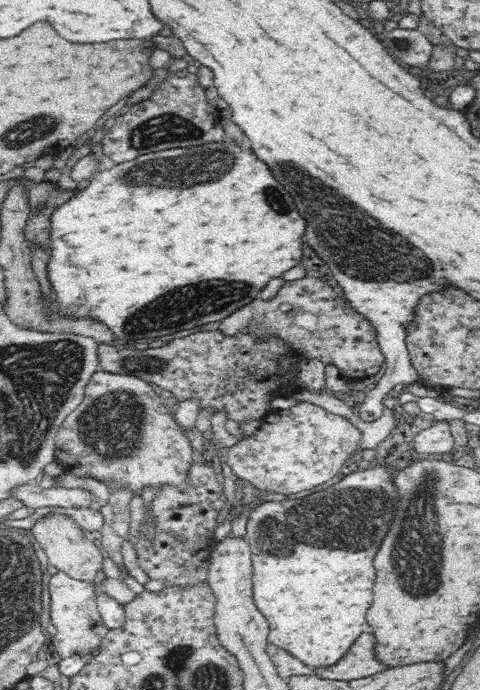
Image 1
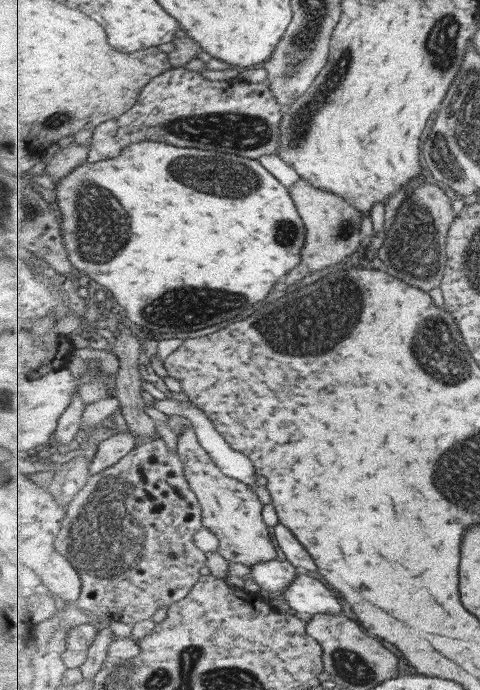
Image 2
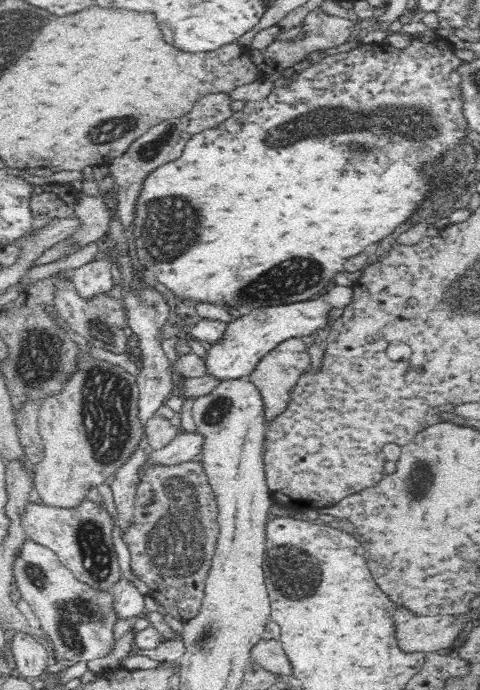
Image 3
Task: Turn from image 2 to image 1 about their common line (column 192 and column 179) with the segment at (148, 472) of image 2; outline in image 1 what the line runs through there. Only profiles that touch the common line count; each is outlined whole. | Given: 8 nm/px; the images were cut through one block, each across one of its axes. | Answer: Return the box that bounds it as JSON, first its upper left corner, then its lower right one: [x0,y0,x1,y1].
[132,455,225,588]

